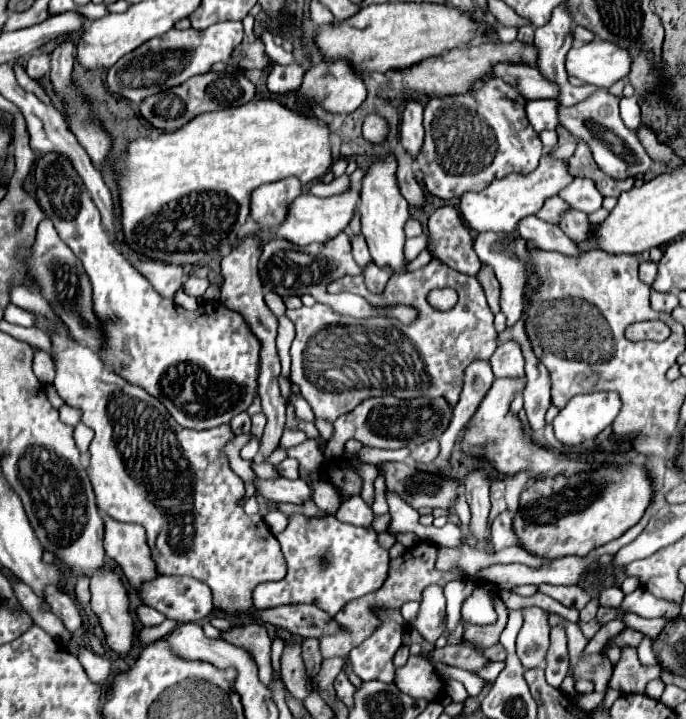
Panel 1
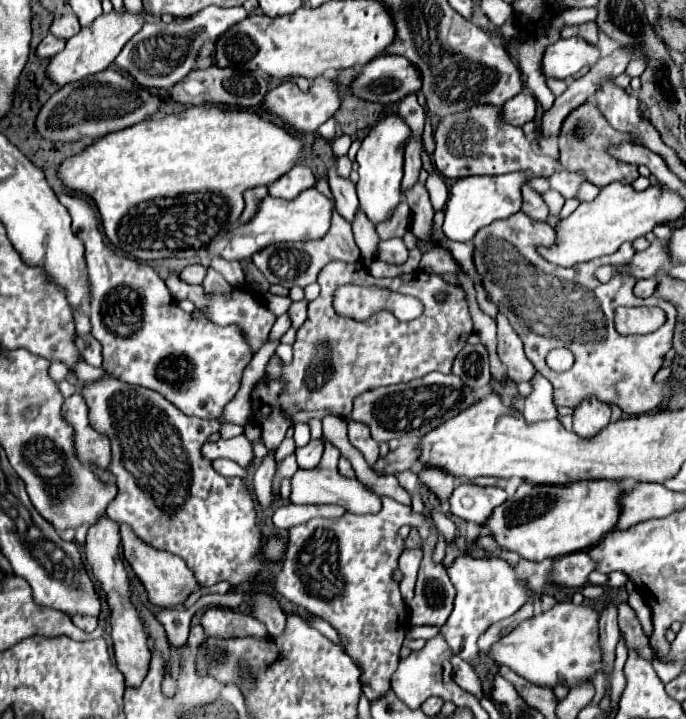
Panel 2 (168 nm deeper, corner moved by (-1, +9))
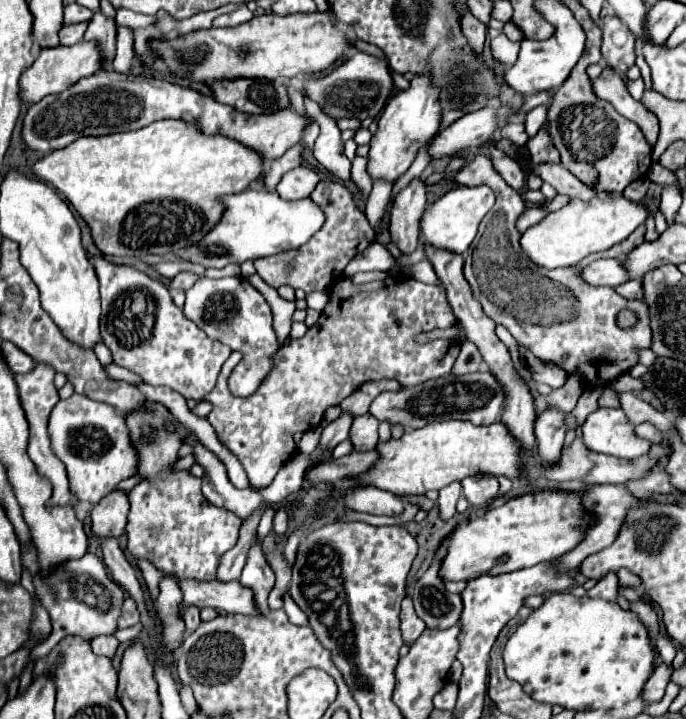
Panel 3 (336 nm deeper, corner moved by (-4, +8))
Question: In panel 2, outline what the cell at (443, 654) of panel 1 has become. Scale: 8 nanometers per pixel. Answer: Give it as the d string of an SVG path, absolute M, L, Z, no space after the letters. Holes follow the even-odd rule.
M572 600L558 602L548 612L536 614L530 620L520 622L510 634L500 638L492 650L490 658L498 664L512 668L518 676L532 684L556 688L558 684L574 688L592 682L594 674L604 672L604 658L600 648L598 632L600 612L586 604L574 604Z

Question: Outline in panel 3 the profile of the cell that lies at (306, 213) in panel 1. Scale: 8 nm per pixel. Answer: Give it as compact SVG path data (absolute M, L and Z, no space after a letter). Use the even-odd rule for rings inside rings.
M247 189L237 195L225 197L225 219L209 235L205 235L203 243L197 247L189 247L187 253L183 253L185 259L199 263L203 267L225 267L229 263L245 263L247 259L255 261L261 257L269 257L281 251L289 251L293 247L301 247L307 243L325 223L323 209L311 199L299 199L299 201L285 201L275 191L253 191Z

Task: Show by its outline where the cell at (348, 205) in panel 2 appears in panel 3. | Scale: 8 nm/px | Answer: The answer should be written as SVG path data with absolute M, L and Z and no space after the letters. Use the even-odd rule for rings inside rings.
M304 96L305 109L307 113L313 115L313 119L319 123L321 127L321 135L315 143L315 159L337 179L341 181L349 181L351 179L351 163L349 159L343 155L343 141L341 141L341 131L335 123L335 119L331 119L329 115L323 113L319 105Z

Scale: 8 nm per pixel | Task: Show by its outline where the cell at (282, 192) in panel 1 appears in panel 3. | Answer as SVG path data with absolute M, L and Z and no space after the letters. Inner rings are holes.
M301 165L283 175L283 179L277 185L277 193L281 195L281 199L295 201L295 199L309 197L317 183L319 183L319 175L313 169Z

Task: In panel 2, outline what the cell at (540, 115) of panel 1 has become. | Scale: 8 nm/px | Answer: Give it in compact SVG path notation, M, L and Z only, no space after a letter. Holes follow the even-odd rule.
M528 92L516 94L508 102L504 102L500 110L502 120L512 126L524 126L526 122L534 120L534 114L536 114L536 98Z

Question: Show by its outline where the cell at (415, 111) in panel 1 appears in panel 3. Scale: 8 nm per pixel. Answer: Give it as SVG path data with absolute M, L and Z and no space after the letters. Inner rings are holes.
M415 177L405 189L401 189L391 209L391 241L399 245L403 253L411 253L419 245L419 219L425 213L427 187Z

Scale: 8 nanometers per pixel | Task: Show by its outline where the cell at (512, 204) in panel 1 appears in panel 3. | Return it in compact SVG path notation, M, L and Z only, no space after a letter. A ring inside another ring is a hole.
M455 185L443 197L439 197L431 207L425 209L421 217L421 239L433 247L443 247L455 253L465 253L477 235L477 227L481 219L495 205L495 193L487 185L467 187Z

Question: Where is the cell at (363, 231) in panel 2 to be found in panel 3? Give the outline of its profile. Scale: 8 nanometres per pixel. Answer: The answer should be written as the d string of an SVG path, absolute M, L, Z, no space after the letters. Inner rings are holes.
M355 157L353 169L351 169L351 179L353 179L357 191L363 195L363 199L367 199L367 195L371 193L373 181L369 179L369 175L365 171L365 157Z

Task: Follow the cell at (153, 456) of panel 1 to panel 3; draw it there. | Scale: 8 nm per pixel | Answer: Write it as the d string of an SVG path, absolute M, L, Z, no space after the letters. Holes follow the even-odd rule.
M147 401L141 407L123 413L127 429L129 429L129 437L131 437L131 445L137 453L137 475L141 477L141 481L127 493L129 495L129 503L131 503L131 511L129 511L129 523L125 527L127 537L129 537L129 553L133 557L143 557L155 563L155 567L167 571L167 573L177 573L179 577L193 577L193 579L201 579L201 581L213 581L217 577L217 567L219 567L219 559L225 551L233 549L233 545L239 539L239 527L241 527L241 517L237 517L235 513L215 507L211 505L205 495L201 493L201 479L193 477L187 469L179 471L175 469L175 463L179 461L179 447L185 443L185 437L189 435L189 431L175 421L175 417L169 413L167 407L163 407L161 403L155 401ZM169 425L175 425L175 431L167 431Z

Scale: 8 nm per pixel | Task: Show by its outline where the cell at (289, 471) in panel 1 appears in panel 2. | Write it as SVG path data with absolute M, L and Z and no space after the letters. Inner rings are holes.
M318 438L318 440L310 440L304 448L298 448L296 450L296 458L298 458L298 466L300 468L314 468L320 458L322 458L322 452L324 452L324 438Z

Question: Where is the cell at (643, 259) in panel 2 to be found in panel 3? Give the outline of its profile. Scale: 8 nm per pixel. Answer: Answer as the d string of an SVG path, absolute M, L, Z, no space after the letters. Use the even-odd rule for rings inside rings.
M599 259L583 269L583 279L593 285L609 285L617 287L629 281L629 271L621 263L623 259Z

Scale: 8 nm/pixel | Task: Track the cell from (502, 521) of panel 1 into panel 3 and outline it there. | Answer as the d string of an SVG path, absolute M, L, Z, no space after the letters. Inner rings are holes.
M479 475L477 479L463 479L461 485L469 505L483 511L489 507L489 503L495 497L499 497L499 483L495 477L489 477L489 475Z

